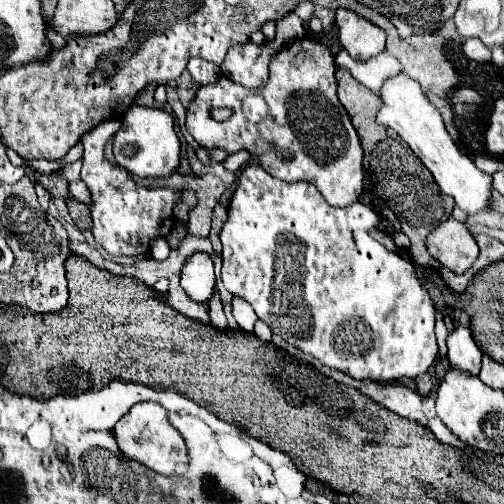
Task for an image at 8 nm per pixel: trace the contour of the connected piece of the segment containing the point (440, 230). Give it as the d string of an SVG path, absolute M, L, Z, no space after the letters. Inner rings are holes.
M449 218L441 222L425 240L429 254L445 268L455 274L467 272L479 256L475 238L469 234L465 224Z

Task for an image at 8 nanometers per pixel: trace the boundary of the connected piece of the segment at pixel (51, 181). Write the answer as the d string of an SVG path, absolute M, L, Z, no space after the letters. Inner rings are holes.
M39 174L37 182L43 184L55 198L63 198L63 200L73 200L69 196L69 182L61 176L61 174Z

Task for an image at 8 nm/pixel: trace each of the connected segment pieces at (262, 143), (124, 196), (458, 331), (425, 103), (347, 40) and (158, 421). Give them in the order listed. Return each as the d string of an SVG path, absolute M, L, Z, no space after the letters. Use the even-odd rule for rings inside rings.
M301 38L283 48L279 56L275 56L269 64L269 82L259 90L247 90L235 84L229 78L219 78L217 84L201 86L195 100L187 108L187 130L189 134L203 146L203 148L221 148L229 154L237 150L247 150L249 154L257 156L259 162L271 176L285 180L285 182L299 182L307 180L317 186L317 190L325 196L325 200L333 206L347 206L359 200L365 188L365 170L363 170L363 148L359 144L357 130L353 128L347 110L337 98L337 80L335 80L335 62L325 44L319 44L311 38ZM249 94L259 94L265 98L269 106L267 120L249 122L243 112L241 104L243 98ZM213 108L233 108L233 116L227 122L217 122L211 118Z
M105 120L95 126L87 136L83 136L83 170L81 180L89 186L93 196L91 216L93 216L93 236L99 246L103 246L109 254L147 254L149 244L155 238L165 238L173 228L173 204L179 198L179 192L171 188L145 188L139 186L127 170L107 162L105 144L107 140L121 128L119 120Z
M455 328L455 332L447 336L447 348L451 366L461 368L469 374L479 374L483 352L475 344L469 328Z
M399 74L397 78L385 84L381 92L381 100L383 100L383 108L377 114L377 122L383 124L385 128L395 130L409 144L409 148L417 154L417 158L429 168L441 192L453 196L457 206L467 214L479 214L491 210L491 198L495 190L495 186L491 184L491 176L481 172L475 166L475 162L459 150L455 140L449 136L441 120L441 114L421 92L419 84L409 76Z
M339 8L335 12L335 22L341 32L341 46L355 60L369 60L383 52L385 32L367 18L361 18L351 10Z
M155 402L135 404L131 408L131 412L127 412L127 416L123 416L119 420L119 424L115 424L113 434L117 438L121 452L127 458L145 464L147 468L151 468L159 474L173 476L173 474L181 474L183 470L187 470L189 460L187 460L185 440L179 434L179 430L171 426L171 422L167 418L167 410L161 404L155 404Z

